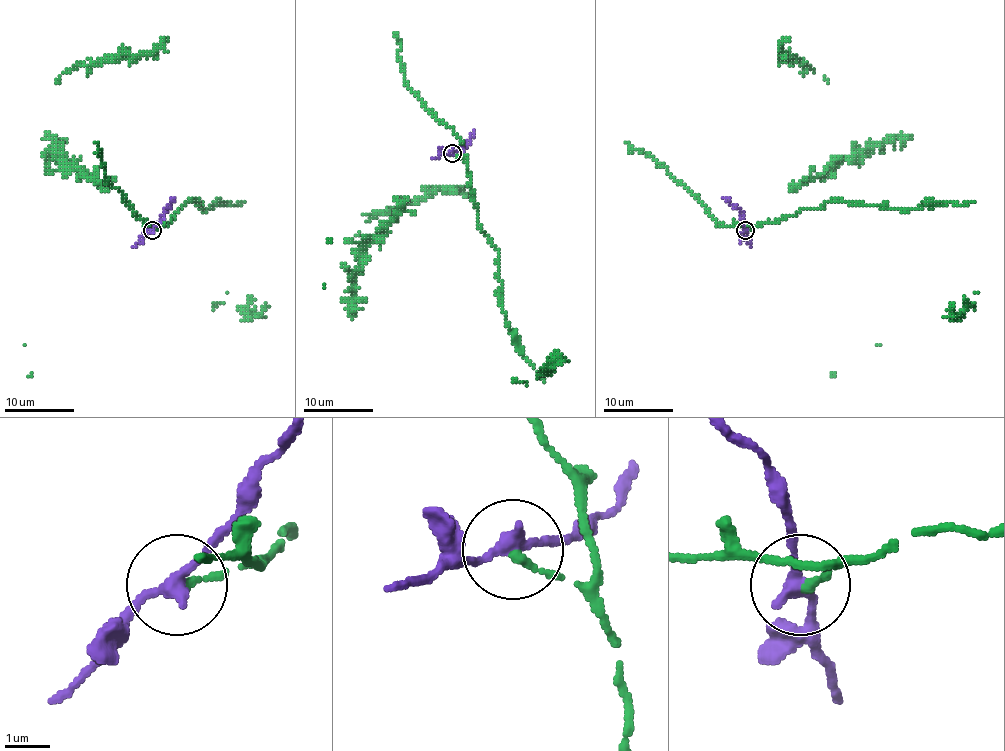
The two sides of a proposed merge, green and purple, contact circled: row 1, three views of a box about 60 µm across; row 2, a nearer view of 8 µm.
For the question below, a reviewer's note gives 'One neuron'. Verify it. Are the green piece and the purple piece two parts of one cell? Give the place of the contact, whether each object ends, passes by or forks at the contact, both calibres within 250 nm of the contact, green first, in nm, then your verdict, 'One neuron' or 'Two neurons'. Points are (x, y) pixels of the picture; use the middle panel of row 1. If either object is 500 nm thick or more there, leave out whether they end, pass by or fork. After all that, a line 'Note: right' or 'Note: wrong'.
Place: (452, 153). At the ring green ends. At the ring purple passes by. Thickness 180 nm (green) against 260 nm. Two neurons
Note: wrong

